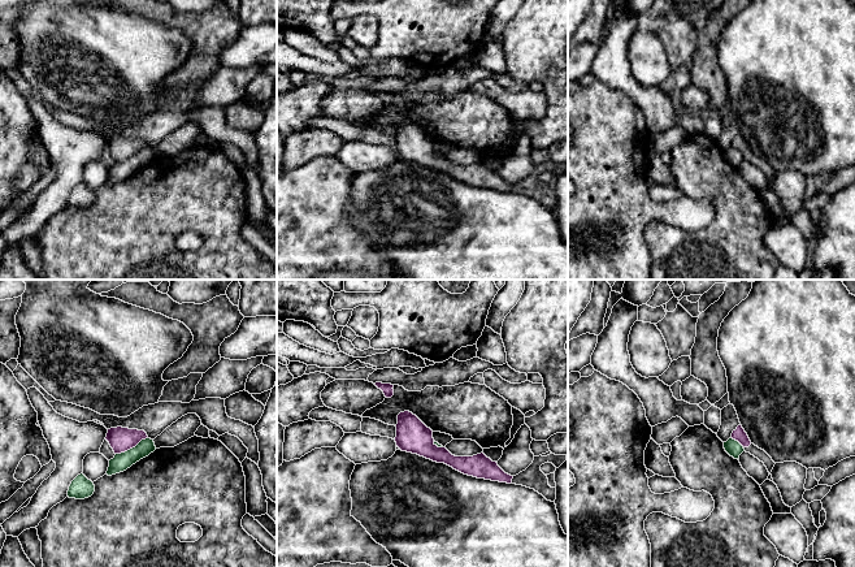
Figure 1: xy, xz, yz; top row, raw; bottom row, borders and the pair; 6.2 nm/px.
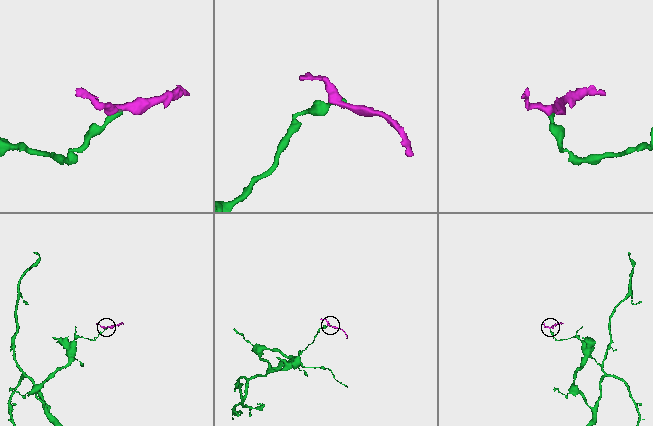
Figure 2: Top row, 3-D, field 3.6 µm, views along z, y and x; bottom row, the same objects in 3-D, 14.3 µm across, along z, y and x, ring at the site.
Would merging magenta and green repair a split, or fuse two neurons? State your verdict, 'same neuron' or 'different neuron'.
different neuron

